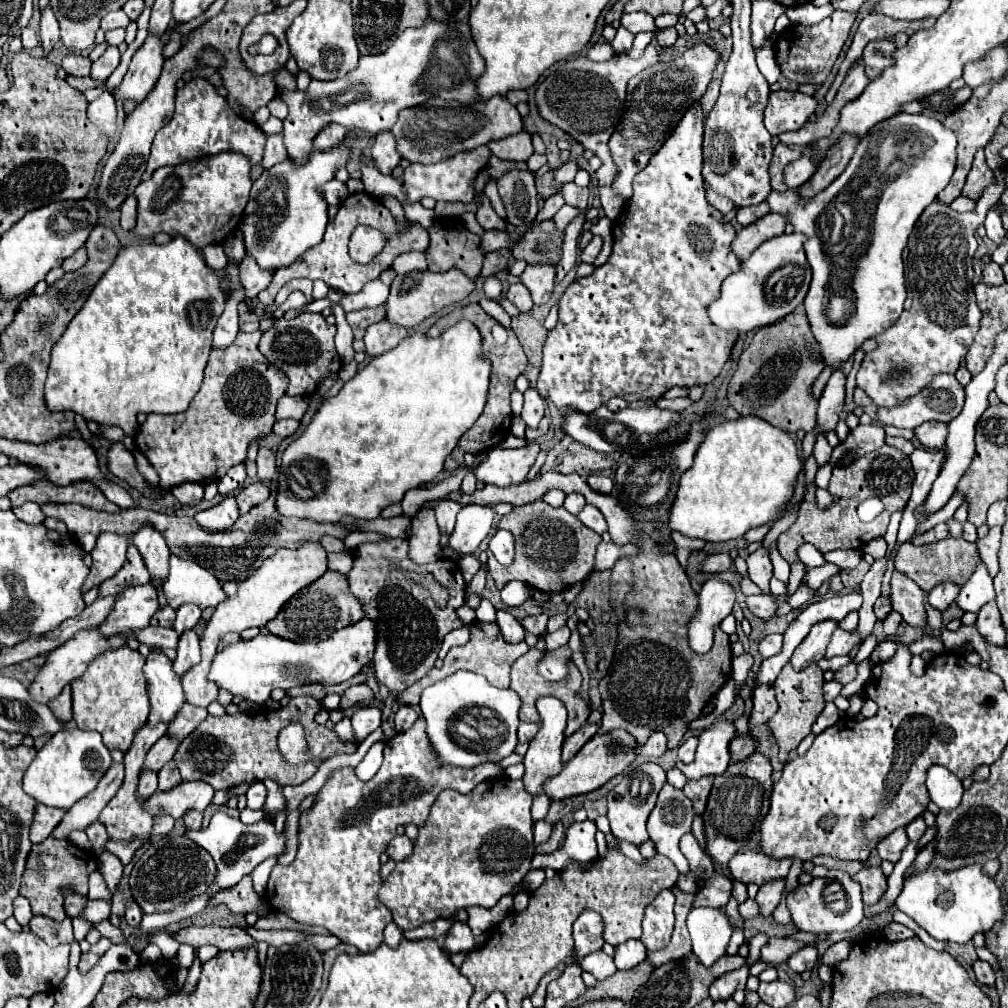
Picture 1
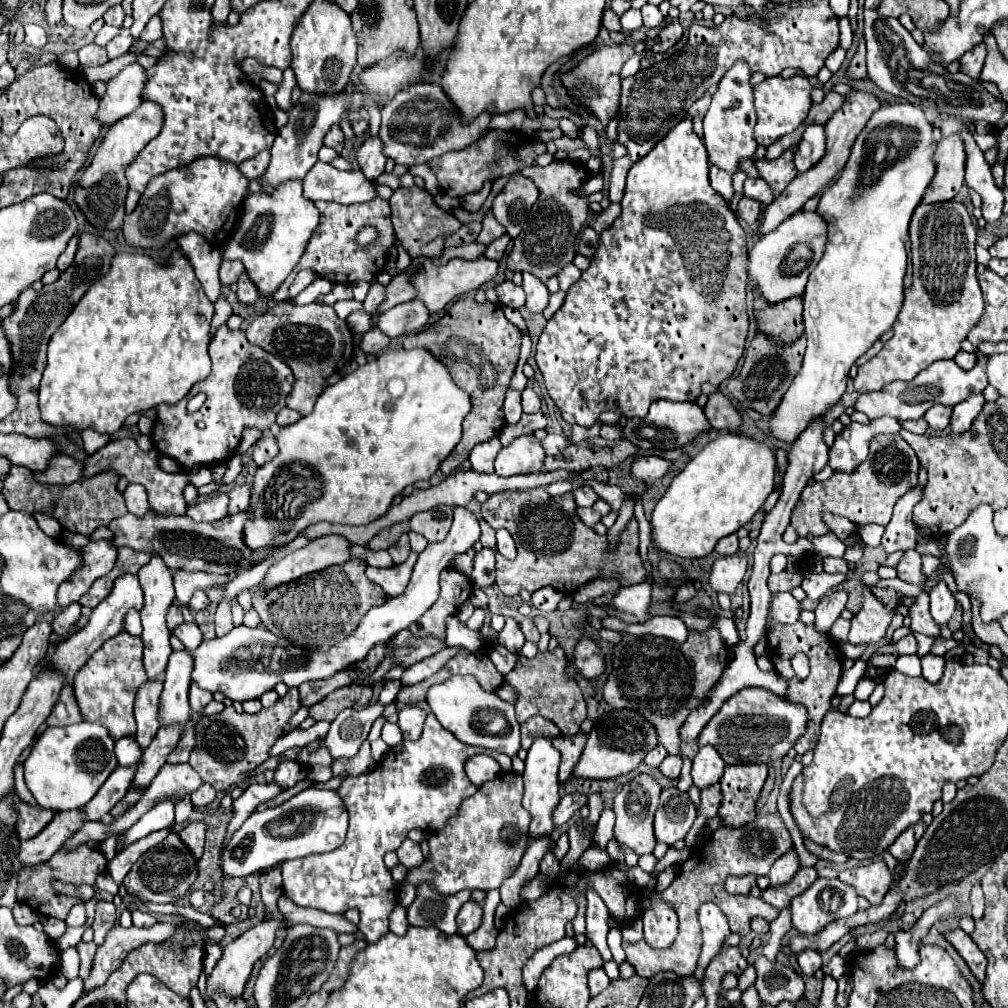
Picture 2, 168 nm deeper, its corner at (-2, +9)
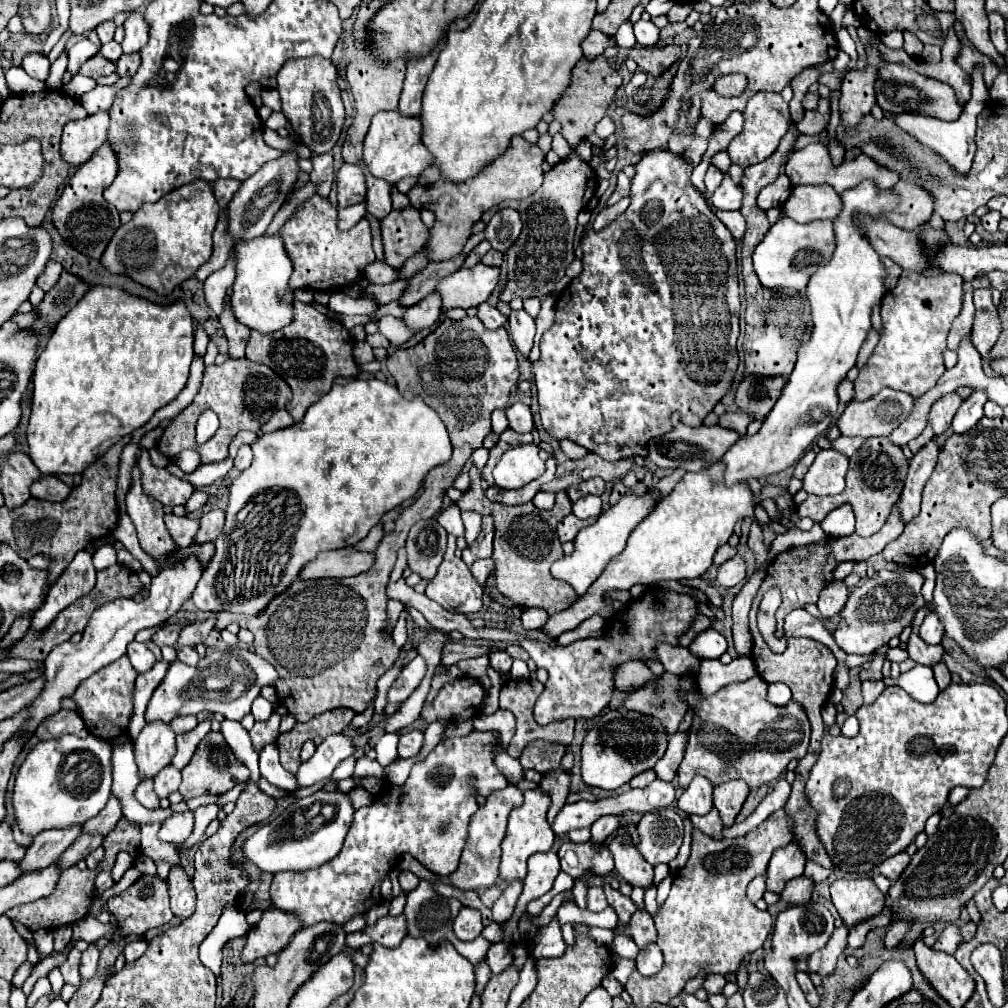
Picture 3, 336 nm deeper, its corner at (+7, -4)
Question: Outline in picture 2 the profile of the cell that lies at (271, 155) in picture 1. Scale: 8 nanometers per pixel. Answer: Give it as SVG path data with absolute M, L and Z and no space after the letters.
M263 150L255 158L241 162L239 170L251 180L251 178L261 178L261 174L265 174L265 166L269 166L269 150Z

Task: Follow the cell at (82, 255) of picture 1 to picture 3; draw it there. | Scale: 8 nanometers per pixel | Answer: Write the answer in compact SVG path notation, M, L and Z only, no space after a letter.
M50 259L50 261L46 263L46 267L44 267L44 271L40 273L40 279L38 279L36 285L38 285L42 291L50 291L50 287L58 281L60 273L62 273L62 265Z

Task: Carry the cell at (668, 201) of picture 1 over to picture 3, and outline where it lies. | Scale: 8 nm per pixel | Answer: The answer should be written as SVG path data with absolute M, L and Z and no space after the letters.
M656 149L646 153L636 165L636 175L632 179L632 203L630 207L618 215L610 225L602 231L588 229L582 235L582 273L572 279L572 283L558 295L556 299L556 317L554 327L550 327L540 341L540 359L532 363L536 391L538 391L538 407L544 429L556 439L570 439L590 453L604 457L606 461L620 461L634 455L648 455L648 441L672 431L672 413L680 415L680 421L686 425L702 425L704 417L712 413L714 405L730 391L734 383L734 373L738 369L738 317L740 317L740 293L738 293L738 275L736 275L736 243L730 231L716 219L708 201L692 187L692 163L682 155L676 155L666 149Z

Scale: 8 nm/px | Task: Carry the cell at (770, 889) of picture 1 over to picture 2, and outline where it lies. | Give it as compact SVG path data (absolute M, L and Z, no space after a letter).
M789 850L787 854L783 854L781 858L777 858L777 862L773 862L767 878L769 878L769 886L781 886L791 882L791 878L795 876L795 872L799 870L799 860L795 850Z

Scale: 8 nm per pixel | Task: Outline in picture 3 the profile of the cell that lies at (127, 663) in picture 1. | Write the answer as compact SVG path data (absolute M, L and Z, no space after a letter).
M124 655L80 683L80 687L76 689L72 699L78 703L78 707L82 711L82 719L92 735L96 735L104 741L112 741L114 737L120 737L126 731L128 717L132 713L132 691L134 691L136 677L138 677L138 673L130 665L130 659Z

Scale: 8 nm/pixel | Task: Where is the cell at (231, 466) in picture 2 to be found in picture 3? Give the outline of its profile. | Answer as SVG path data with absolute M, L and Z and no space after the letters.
M196 491L196 493L188 499L188 503L184 505L186 515L188 515L188 513L192 513L192 511L198 511L206 501L208 501L208 495L206 495L206 493L202 493L202 491Z

